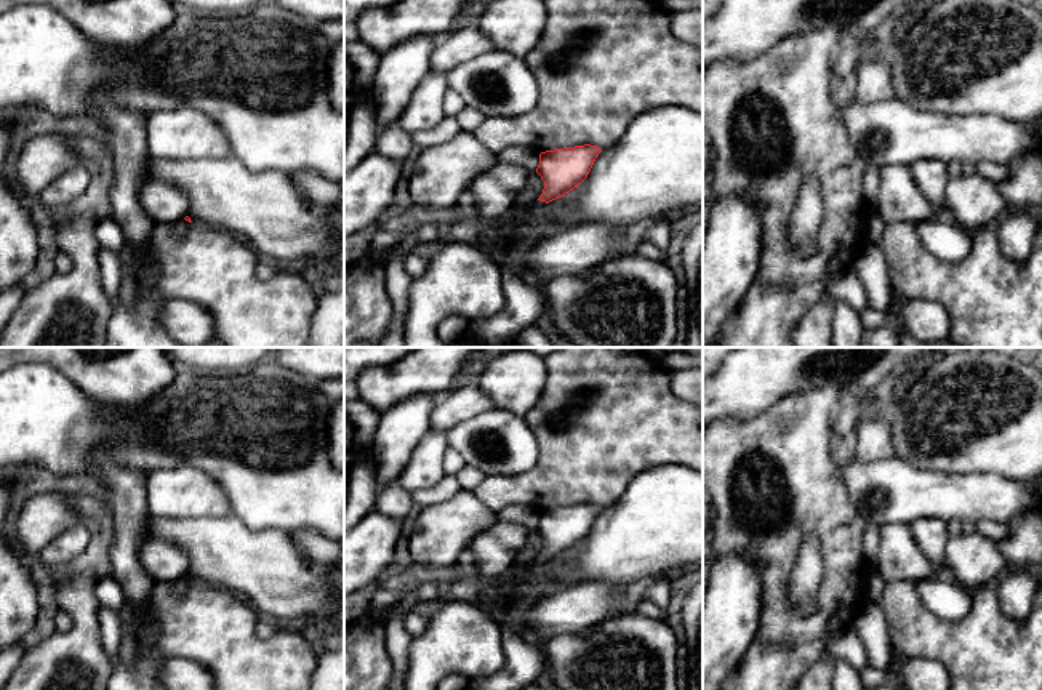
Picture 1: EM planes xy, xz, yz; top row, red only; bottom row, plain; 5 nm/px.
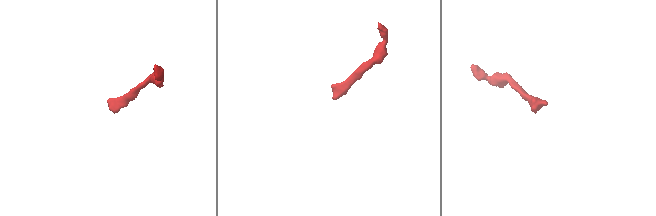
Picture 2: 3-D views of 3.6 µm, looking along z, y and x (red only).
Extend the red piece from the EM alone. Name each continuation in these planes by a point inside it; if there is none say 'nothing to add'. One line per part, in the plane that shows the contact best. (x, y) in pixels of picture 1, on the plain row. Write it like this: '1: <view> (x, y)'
1: xz (525, 661)

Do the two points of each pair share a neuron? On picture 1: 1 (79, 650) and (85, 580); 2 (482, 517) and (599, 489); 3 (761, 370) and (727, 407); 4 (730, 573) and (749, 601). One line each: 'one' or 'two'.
1: one
2: two
3: one
4: one

